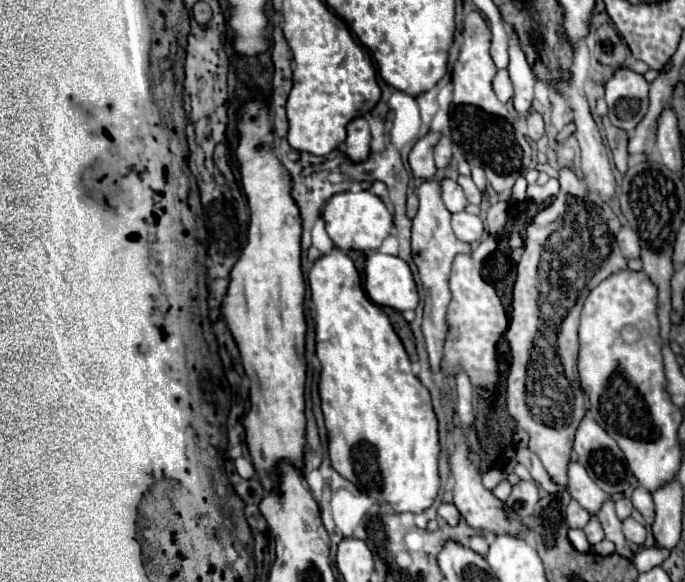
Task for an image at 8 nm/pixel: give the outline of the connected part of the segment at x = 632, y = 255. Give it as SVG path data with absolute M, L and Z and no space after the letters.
M628 225L622 227L620 233L616 235L616 241L618 241L620 251L624 253L626 259L638 259L640 257L640 241L638 241L634 229L630 229Z

